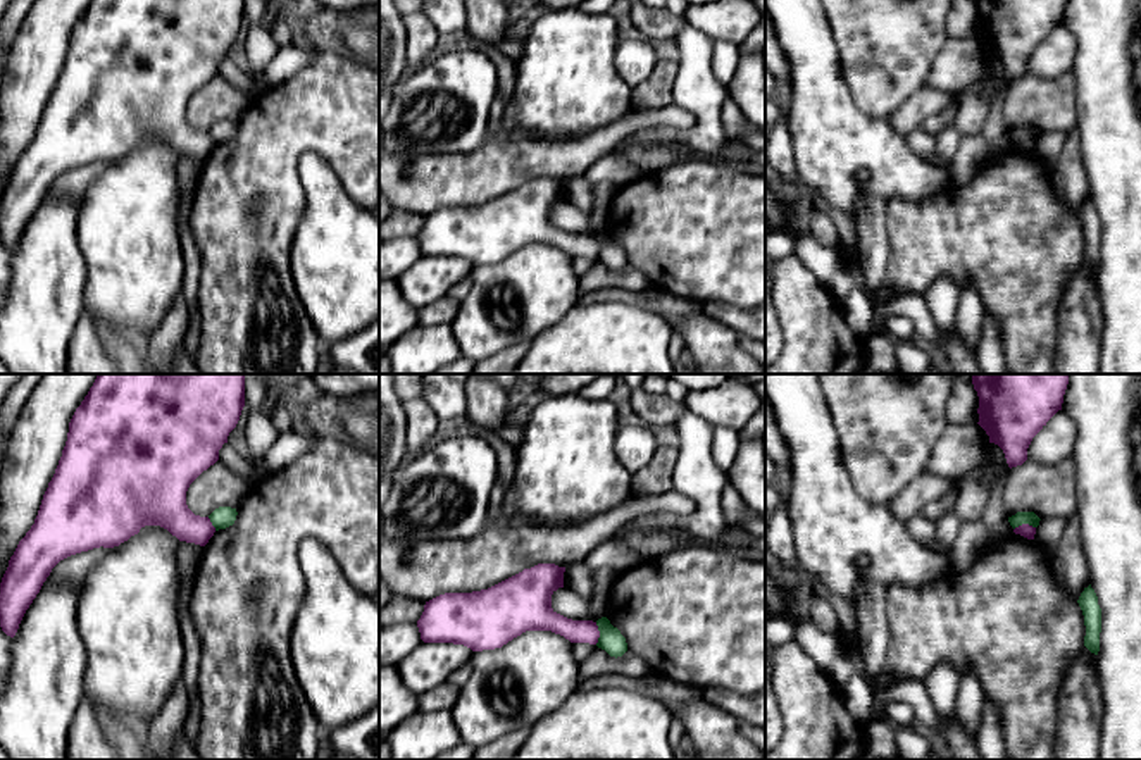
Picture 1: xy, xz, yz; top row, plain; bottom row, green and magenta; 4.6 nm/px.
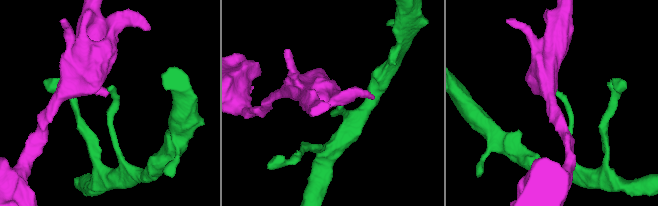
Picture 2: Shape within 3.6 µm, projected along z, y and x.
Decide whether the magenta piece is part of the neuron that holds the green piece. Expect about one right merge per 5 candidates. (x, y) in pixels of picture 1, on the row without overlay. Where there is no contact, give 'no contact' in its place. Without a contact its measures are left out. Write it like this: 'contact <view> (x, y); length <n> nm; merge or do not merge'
contact xz (600, 247); length 100 nm; do not merge

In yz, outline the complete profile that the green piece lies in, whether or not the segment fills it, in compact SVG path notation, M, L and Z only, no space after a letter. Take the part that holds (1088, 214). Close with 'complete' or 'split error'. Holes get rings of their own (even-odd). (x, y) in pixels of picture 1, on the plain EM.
M1091 198L1084 202L1077 214L1082 229L1084 229L1084 240L1086 240L1086 250L1084 250L1084 260L1098 269L1100 265L1100 246L1101 246L1101 222L1098 219L1098 210Z; complete

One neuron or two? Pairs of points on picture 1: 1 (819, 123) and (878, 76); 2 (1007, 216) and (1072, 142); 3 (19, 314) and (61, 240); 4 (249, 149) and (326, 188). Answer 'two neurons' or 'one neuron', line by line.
1: two neurons
2: two neurons
3: one neuron
4: two neurons

